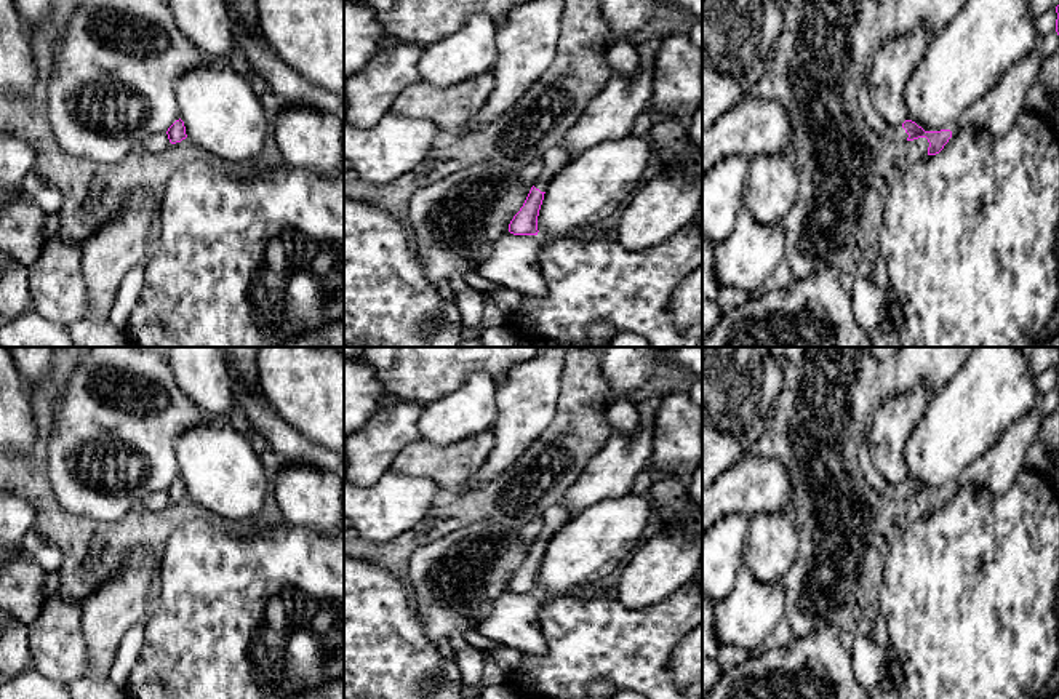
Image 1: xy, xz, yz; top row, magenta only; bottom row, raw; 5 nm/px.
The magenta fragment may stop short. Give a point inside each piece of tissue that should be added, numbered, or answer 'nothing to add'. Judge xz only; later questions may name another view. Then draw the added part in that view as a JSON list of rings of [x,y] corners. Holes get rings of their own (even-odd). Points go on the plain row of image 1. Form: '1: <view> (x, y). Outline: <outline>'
1: xz (555, 517). Outline: [[[555,504],[544,513],[542,518],[544,526],[537,534],[534,545],[539,547],[541,550],[545,550],[550,537],[569,520],[569,517],[568,510],[561,504]]]

